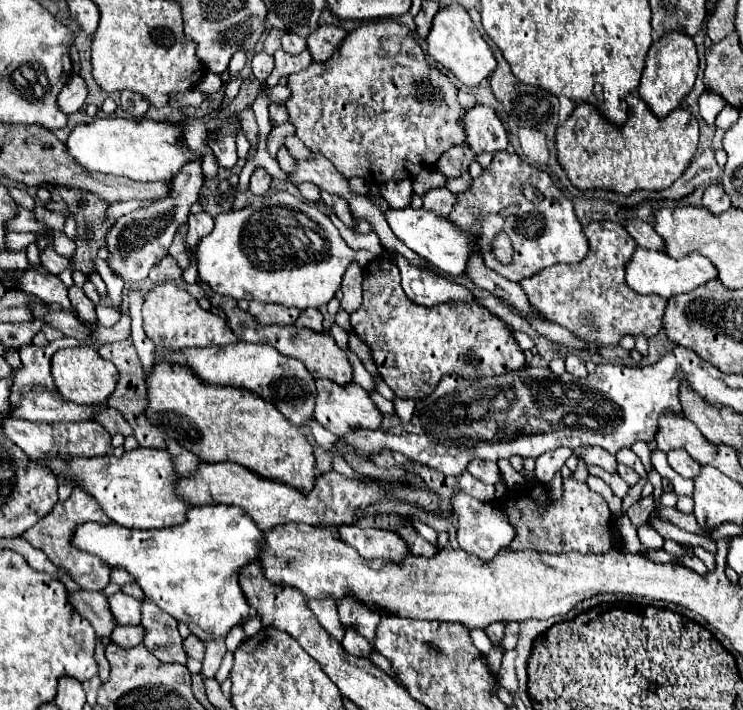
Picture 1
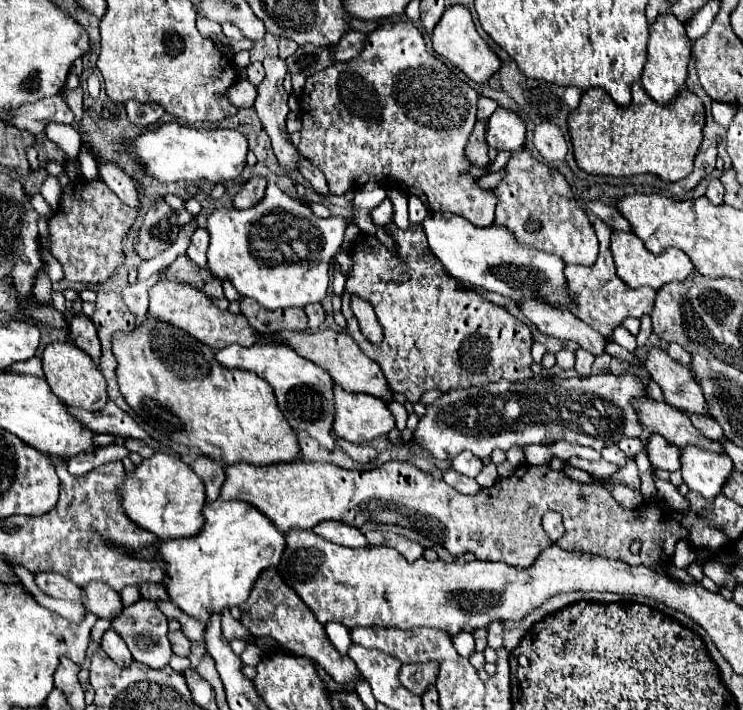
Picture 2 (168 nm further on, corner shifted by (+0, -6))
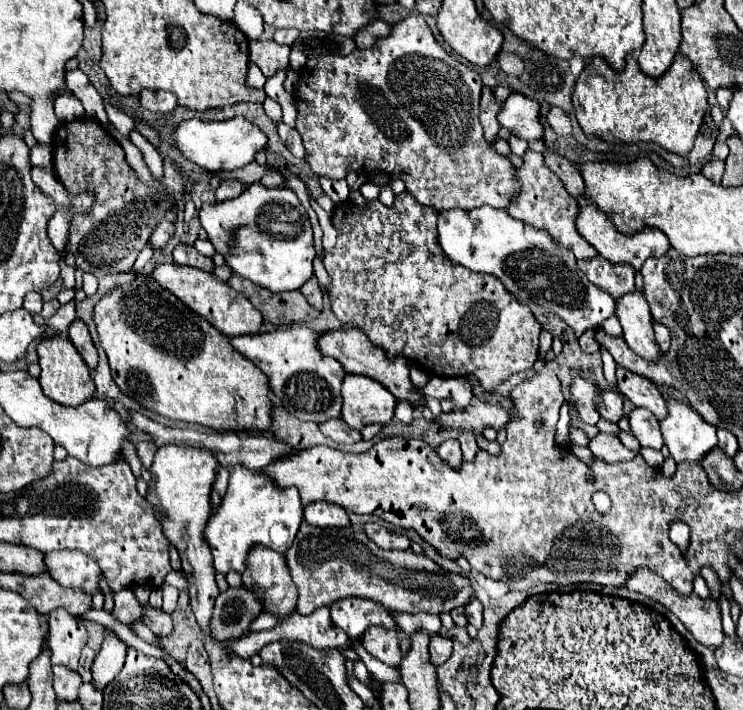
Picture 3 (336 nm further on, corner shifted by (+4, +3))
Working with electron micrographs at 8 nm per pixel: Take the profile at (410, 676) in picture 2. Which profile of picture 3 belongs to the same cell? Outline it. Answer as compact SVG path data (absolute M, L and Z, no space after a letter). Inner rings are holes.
M441 632L433 634L433 638L431 638L431 644L429 644L431 662L433 662L435 666L443 664L443 662L445 662L445 660L451 656L451 646L453 646L453 640L451 640L451 638L443 636Z

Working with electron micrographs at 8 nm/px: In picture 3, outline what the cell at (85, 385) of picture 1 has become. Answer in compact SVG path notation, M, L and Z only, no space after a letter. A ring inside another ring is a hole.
M57 334L55 338L43 338L37 344L37 354L39 354L39 366L41 366L39 384L47 398L65 406L79 406L93 396L95 384L91 380L89 368L65 334Z

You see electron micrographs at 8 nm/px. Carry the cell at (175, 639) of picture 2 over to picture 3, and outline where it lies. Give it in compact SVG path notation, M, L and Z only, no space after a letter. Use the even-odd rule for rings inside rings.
M149 604L145 606L145 620L143 620L143 624L149 626L155 634L171 634L171 632L173 632L171 616L165 614L163 610L151 608Z

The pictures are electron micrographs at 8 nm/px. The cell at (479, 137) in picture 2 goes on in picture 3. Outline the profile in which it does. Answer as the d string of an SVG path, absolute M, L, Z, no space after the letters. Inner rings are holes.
M483 86L483 96L481 96L481 124L485 130L485 138L493 140L499 132L497 124L497 112L501 110L501 104L495 100L493 90L489 86Z

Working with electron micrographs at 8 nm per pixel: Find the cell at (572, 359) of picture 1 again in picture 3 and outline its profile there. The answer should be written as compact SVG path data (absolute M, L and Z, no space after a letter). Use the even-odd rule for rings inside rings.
M587 330L587 332L579 338L579 344L581 344L581 348L583 348L585 352L589 352L589 354L597 352L597 350L599 350L599 342L597 342L597 338L595 338L595 330Z

